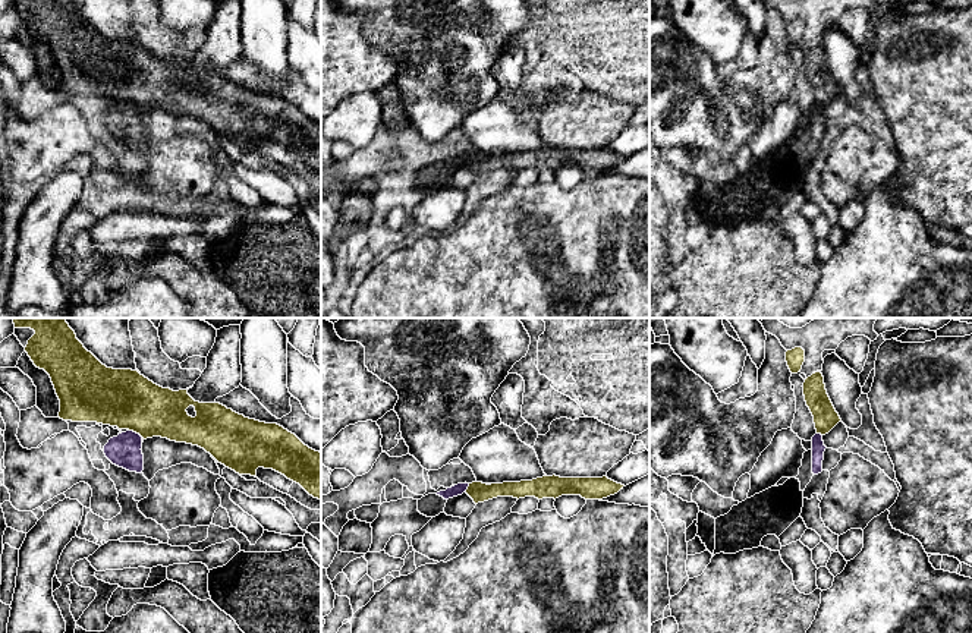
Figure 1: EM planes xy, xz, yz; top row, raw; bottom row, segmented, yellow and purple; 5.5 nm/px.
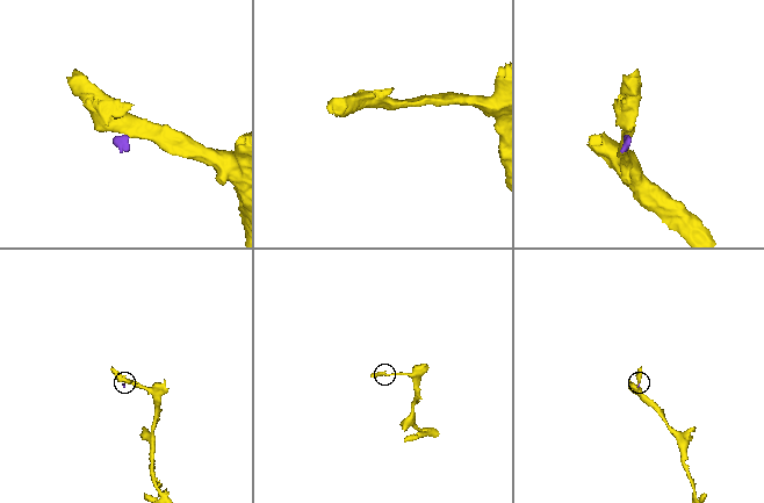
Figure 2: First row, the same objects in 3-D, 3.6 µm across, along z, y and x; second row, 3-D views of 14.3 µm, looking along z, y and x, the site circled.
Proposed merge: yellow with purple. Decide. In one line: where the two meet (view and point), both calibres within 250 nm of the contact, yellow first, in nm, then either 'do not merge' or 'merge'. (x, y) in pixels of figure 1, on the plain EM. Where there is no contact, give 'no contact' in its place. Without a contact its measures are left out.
xy (137, 104) | 320/180 nm | do not merge

